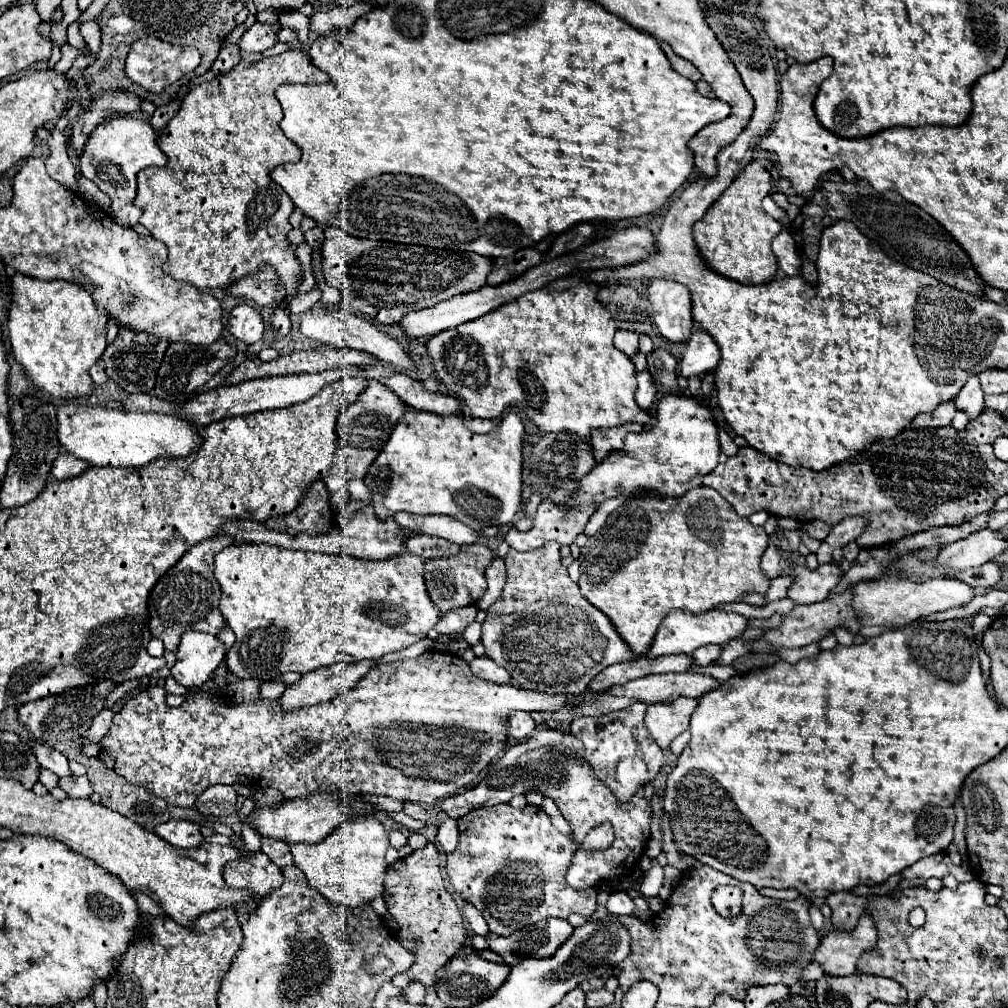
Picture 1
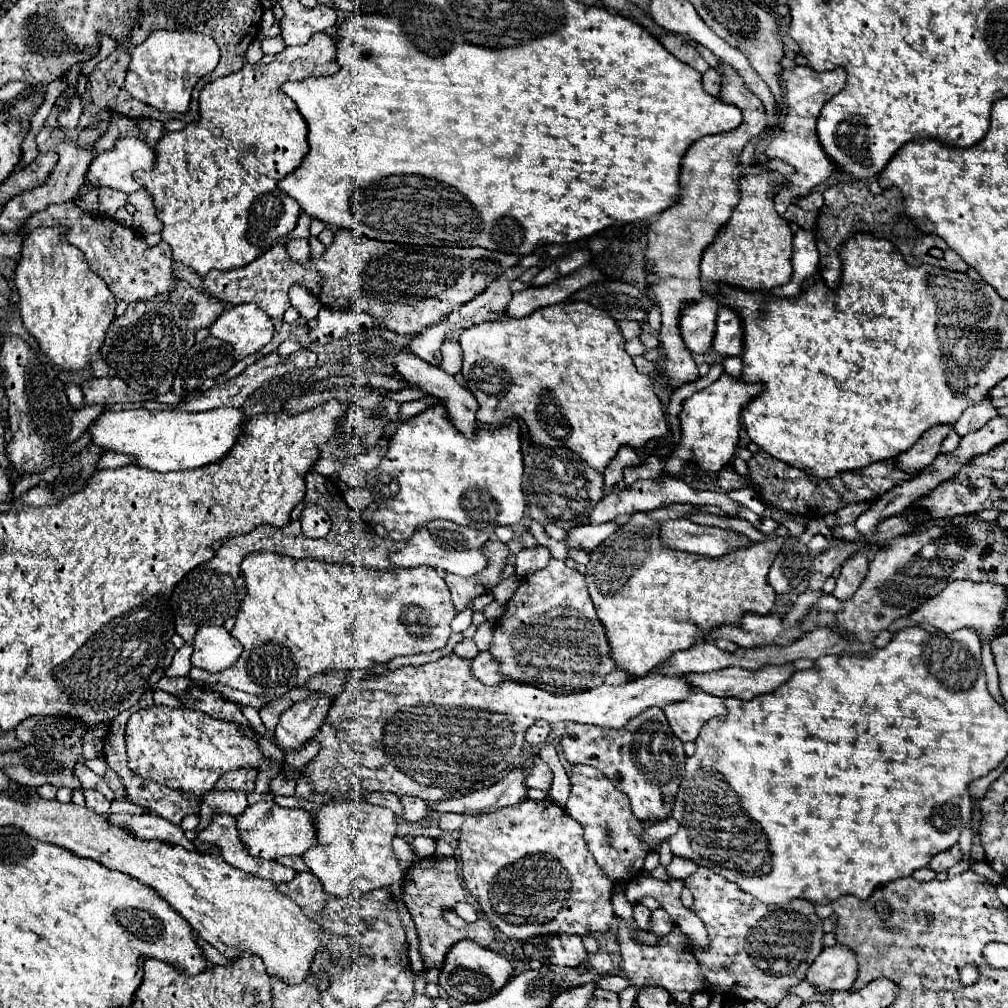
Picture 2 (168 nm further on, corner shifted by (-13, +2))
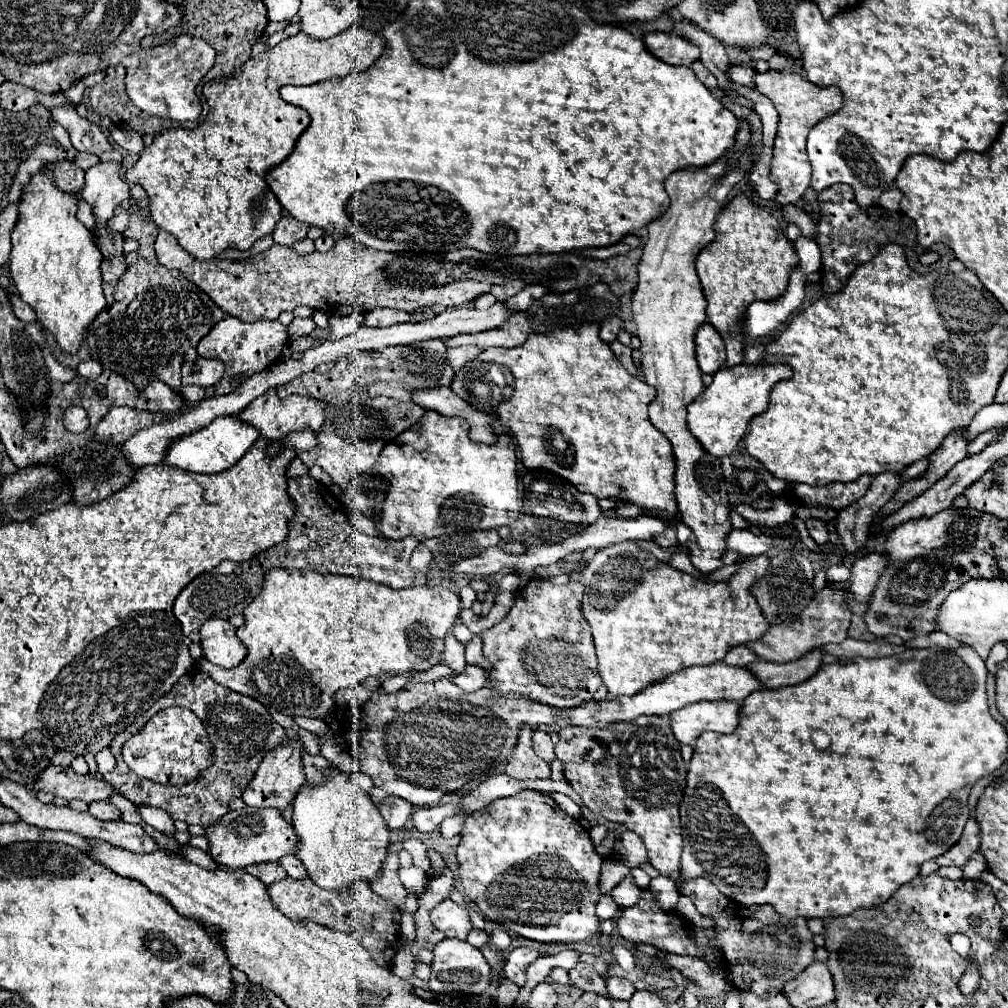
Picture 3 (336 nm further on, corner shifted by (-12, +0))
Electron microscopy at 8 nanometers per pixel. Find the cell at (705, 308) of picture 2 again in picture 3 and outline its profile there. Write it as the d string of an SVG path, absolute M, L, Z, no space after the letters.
M705 323L695 337L697 345L697 363L703 373L717 373L725 367L725 343L713 325Z

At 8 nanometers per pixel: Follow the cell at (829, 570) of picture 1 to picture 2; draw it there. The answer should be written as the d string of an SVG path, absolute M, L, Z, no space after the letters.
M856 555L856 557L848 557L842 565L842 573L836 579L836 587L832 591L832 595L836 599L850 599L854 595L854 591L860 587L864 575L868 571L868 559L864 555Z

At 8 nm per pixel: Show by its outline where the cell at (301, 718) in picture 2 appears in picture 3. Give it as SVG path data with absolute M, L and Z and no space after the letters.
M295 735L287 741L287 745L279 745L277 749L269 751L263 757L251 785L247 785L247 789L243 791L241 799L249 807L273 807L277 811L283 811L295 799L299 787L305 783L305 773L303 773L303 763L301 763L301 749L303 749L303 743Z

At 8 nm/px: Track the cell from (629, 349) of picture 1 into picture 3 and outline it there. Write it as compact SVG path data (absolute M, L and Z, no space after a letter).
M614 316L609 319L605 319L600 325L600 338L611 344L611 341L615 341L617 339L617 333L619 333L619 329L621 329L621 321L619 318Z

